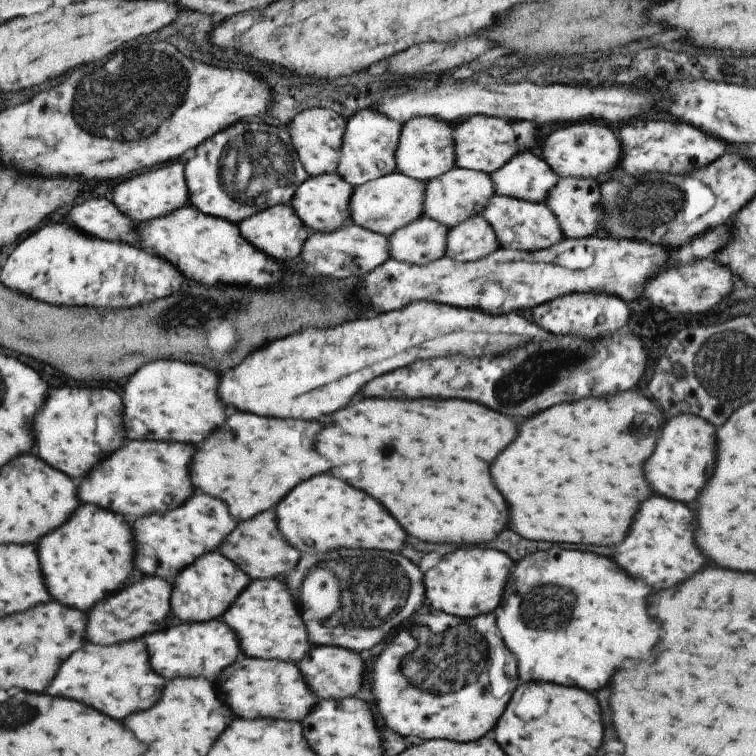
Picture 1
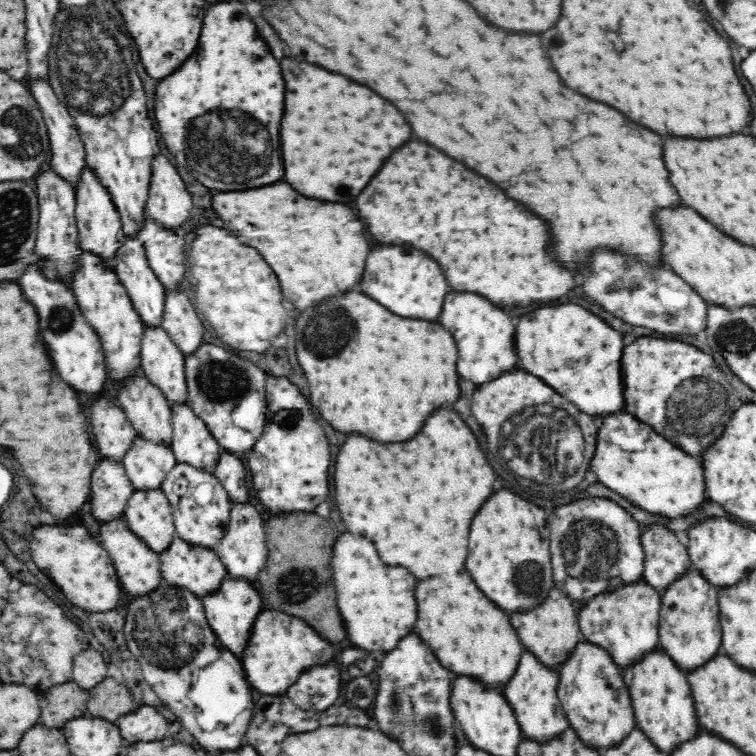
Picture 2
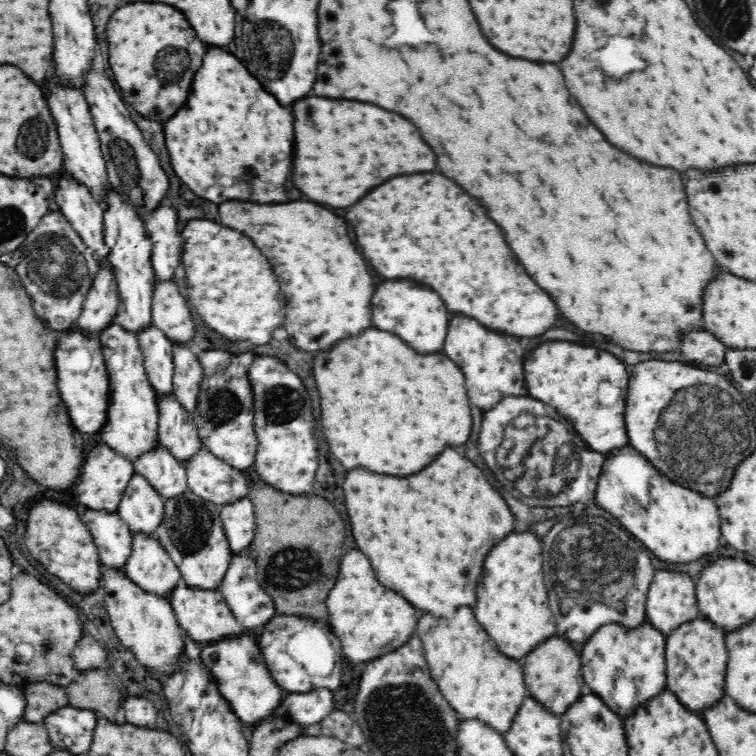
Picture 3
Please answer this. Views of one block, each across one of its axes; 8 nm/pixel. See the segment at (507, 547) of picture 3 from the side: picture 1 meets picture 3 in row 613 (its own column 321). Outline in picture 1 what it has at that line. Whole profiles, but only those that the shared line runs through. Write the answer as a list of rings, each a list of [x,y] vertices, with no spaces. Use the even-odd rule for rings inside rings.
[[[319,474],[299,482],[293,490],[287,492],[285,498],[279,500],[275,514],[277,530],[283,534],[283,540],[289,546],[295,546],[295,550],[309,554],[339,546],[397,552],[403,546],[405,538],[405,532],[373,498],[327,474]]]

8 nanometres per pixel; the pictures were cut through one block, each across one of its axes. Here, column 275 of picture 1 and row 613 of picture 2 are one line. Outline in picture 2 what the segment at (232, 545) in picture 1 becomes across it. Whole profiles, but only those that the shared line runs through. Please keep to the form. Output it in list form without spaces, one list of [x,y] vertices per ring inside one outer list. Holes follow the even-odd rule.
[[[555,587],[550,590],[550,596],[544,602],[534,606],[528,612],[512,616],[510,624],[514,626],[518,639],[525,650],[533,654],[542,666],[556,672],[570,658],[572,650],[578,646],[578,642],[581,640],[578,607]]]

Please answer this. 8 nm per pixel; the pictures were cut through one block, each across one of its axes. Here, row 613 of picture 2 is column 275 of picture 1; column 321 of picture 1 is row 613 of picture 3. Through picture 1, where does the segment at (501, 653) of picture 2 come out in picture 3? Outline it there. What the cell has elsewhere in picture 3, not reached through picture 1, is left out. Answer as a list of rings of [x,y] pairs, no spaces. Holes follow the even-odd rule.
[[[460,608],[456,618],[432,618],[422,616],[418,624],[418,636],[422,638],[426,662],[432,678],[436,680],[446,702],[456,710],[462,720],[480,720],[504,735],[514,724],[518,710],[529,696],[522,668],[518,662],[502,656],[488,634],[474,620],[470,608]],[[462,618],[470,618],[470,626],[462,626]],[[442,636],[442,638],[440,638]],[[440,640],[440,642],[438,642]]]

